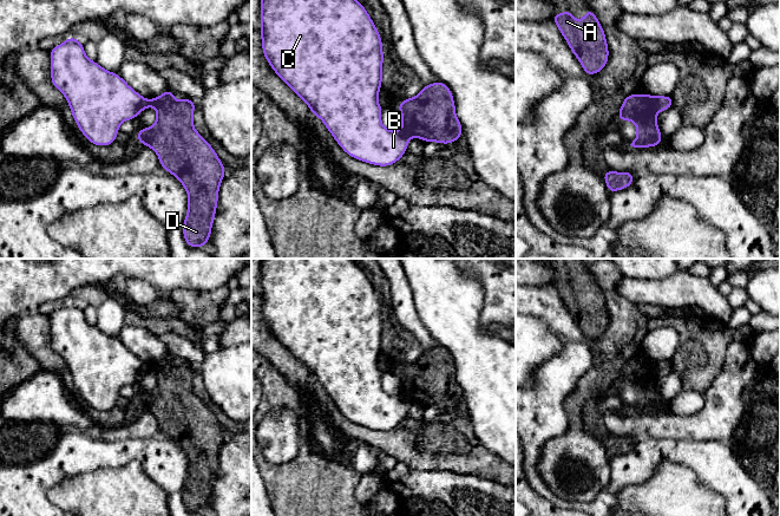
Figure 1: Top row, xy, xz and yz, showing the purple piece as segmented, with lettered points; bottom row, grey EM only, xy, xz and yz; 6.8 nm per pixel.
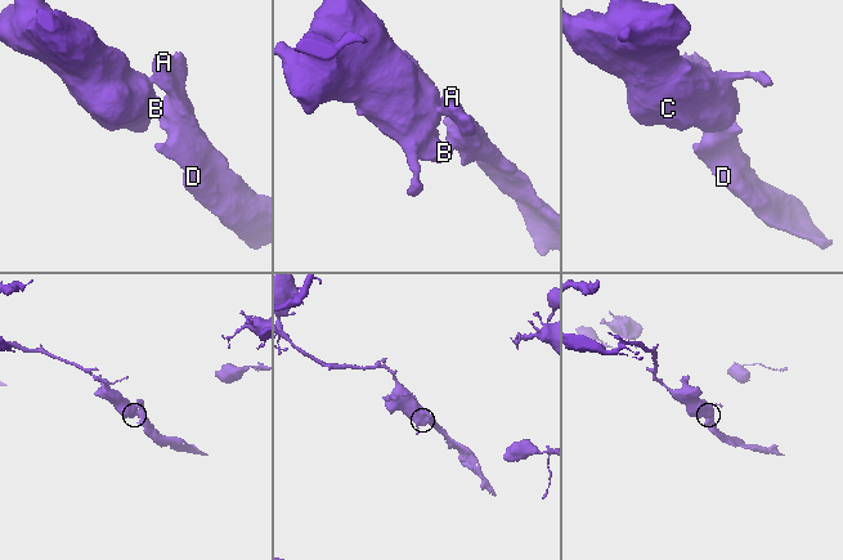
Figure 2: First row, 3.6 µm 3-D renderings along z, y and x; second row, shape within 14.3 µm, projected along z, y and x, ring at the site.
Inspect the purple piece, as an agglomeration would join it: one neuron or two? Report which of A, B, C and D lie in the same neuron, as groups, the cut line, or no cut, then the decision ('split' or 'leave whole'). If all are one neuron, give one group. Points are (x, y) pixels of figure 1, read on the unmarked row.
groups A D / B C; cut yz (654, 361), (659, 374); split

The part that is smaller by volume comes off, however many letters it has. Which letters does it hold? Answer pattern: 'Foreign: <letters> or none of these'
Foreign: A, D

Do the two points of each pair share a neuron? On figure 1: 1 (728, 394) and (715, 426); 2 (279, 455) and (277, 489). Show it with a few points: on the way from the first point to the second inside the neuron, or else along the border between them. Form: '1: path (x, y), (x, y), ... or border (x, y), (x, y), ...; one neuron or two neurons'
1: path (723, 403), (719, 418); one neuron
2: border (300, 448), (292, 459), (270, 465); two neurons

